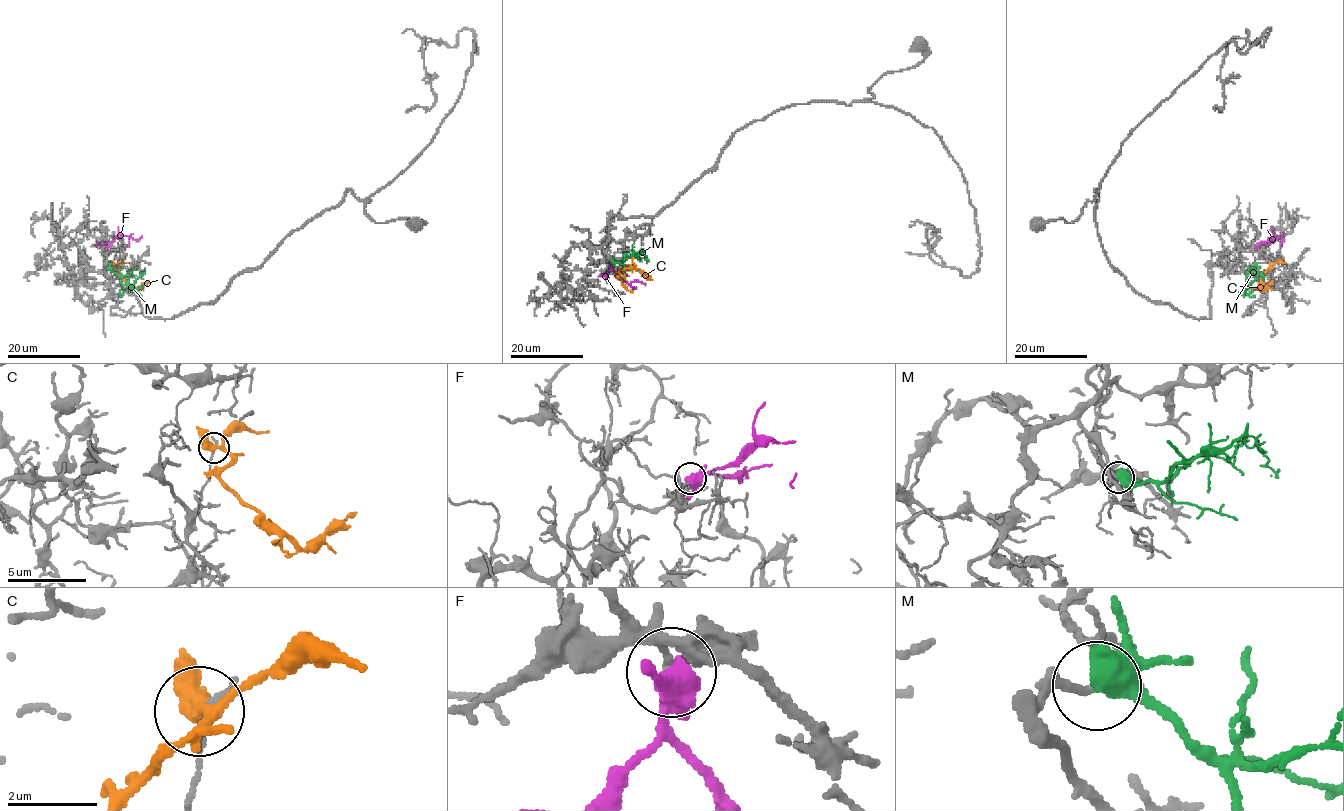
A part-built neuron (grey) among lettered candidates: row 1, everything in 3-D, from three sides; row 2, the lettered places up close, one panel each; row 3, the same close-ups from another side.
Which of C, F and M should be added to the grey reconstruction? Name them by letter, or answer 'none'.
M

